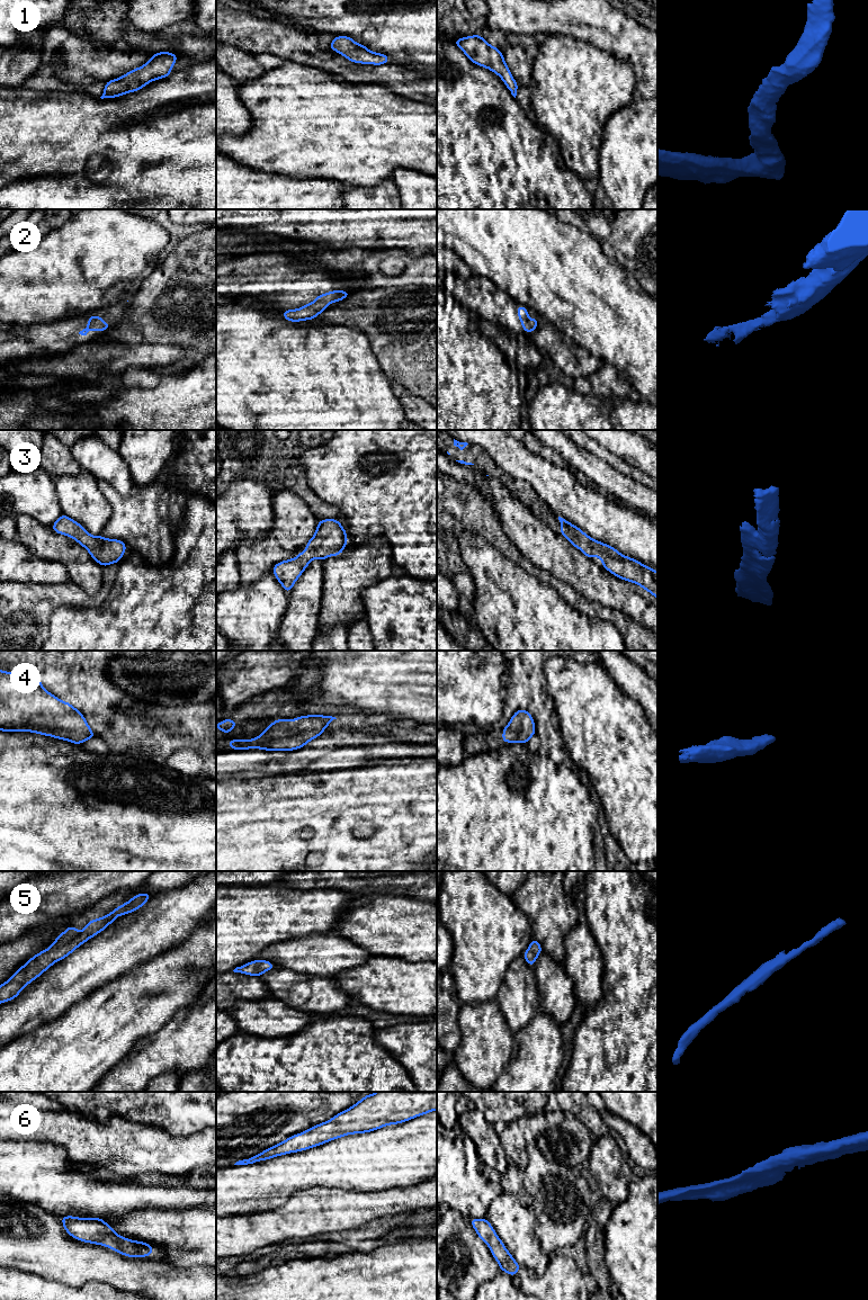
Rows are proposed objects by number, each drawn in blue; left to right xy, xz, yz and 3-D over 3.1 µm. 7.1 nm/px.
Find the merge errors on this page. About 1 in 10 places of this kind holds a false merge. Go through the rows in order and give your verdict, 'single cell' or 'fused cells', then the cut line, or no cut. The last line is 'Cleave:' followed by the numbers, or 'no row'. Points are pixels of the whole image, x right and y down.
1: single cell; cut none
2: single cell; cut none
3: single cell; cut none
4: single cell; cut none
5: single cell; cut none
6: single cell; cut none
Cleave: no row

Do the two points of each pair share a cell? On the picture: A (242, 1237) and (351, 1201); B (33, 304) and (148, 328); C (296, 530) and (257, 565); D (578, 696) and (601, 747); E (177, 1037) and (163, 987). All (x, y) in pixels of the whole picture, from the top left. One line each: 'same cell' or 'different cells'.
A: same cell
B: different cells
C: same cell
D: same cell
E: different cells

